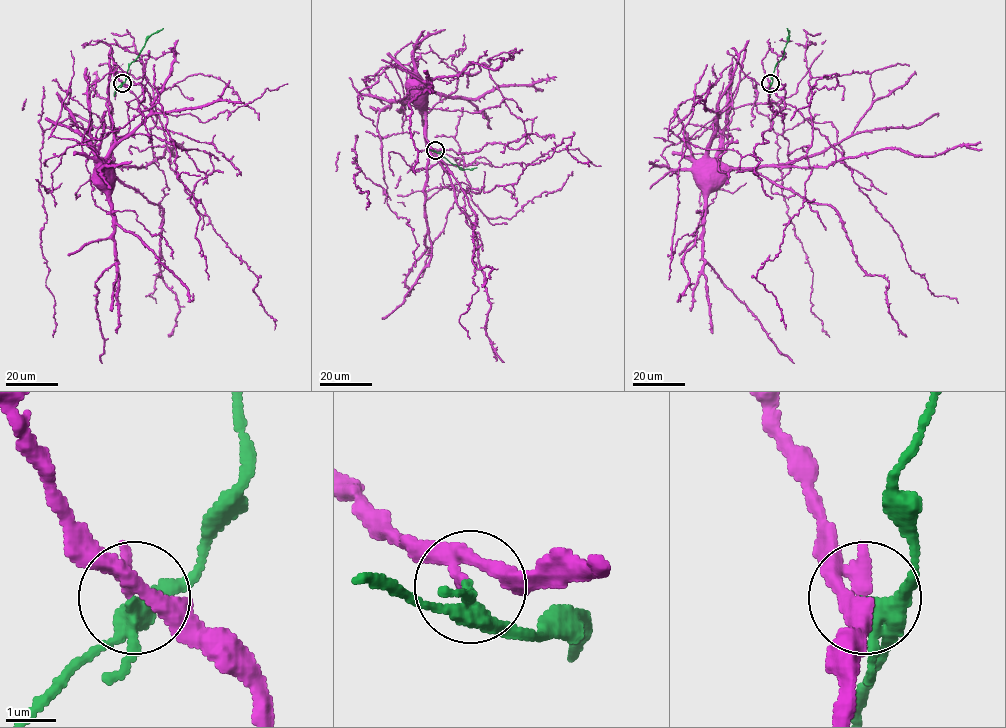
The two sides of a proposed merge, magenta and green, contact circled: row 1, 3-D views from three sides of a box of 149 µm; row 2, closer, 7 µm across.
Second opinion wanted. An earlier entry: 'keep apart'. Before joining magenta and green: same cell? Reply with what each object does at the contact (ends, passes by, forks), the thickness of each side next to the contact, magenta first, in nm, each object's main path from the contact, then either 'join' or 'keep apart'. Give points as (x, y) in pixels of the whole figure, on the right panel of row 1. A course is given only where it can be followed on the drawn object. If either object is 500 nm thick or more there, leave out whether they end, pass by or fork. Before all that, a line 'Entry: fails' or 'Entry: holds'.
Entry: holds
magenta passes by | green forks | 240/280 nm | magenta via (770, 82), (769, 142), (753, 154), (686, 141), (694, 103), (670, 130), (695, 164) | green via (770, 82), (775, 65), (784, 53), (789, 35), (786, 28) | keep apart

